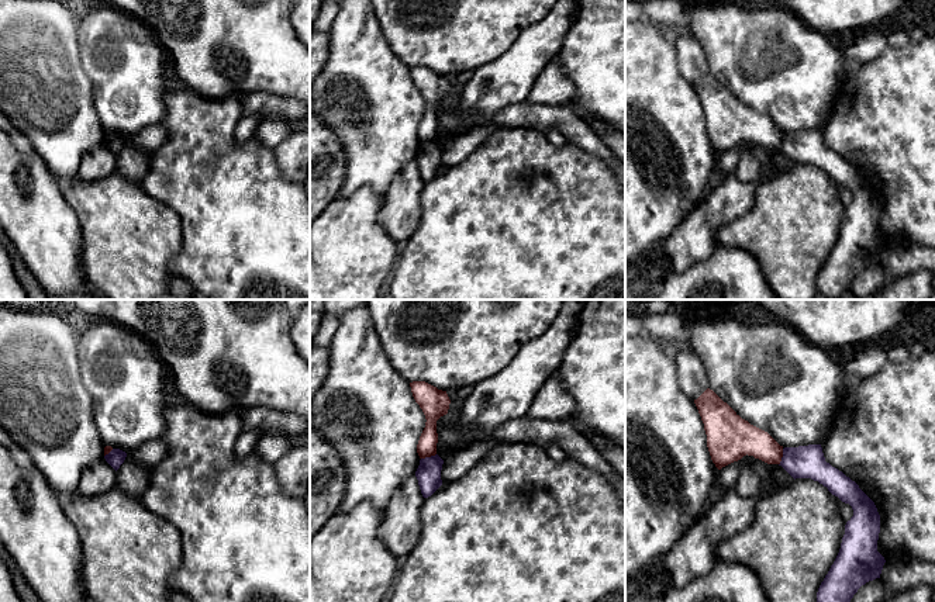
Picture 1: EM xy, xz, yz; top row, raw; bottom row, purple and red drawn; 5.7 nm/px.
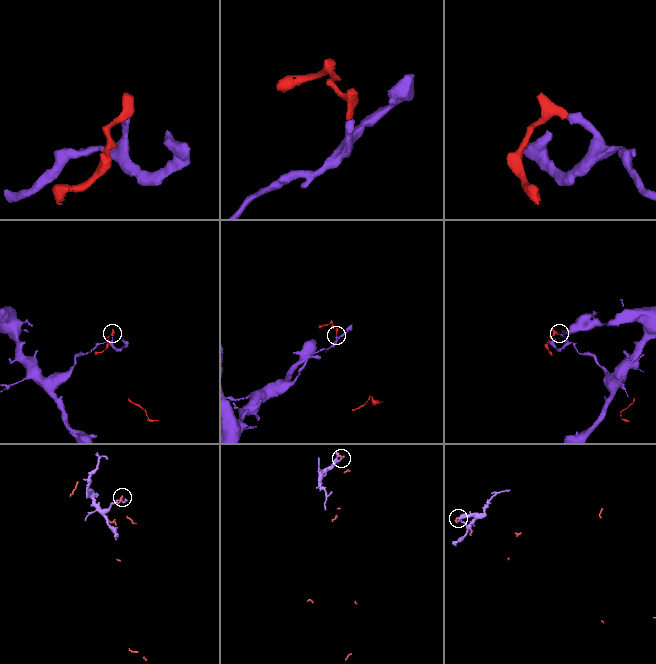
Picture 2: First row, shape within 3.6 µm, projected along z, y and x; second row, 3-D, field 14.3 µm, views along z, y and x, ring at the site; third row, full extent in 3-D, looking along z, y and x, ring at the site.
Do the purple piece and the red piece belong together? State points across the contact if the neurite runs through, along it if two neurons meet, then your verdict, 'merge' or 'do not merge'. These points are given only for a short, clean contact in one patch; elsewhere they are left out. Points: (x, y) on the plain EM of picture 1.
border along yz (783, 134), (779, 149); do not merge

